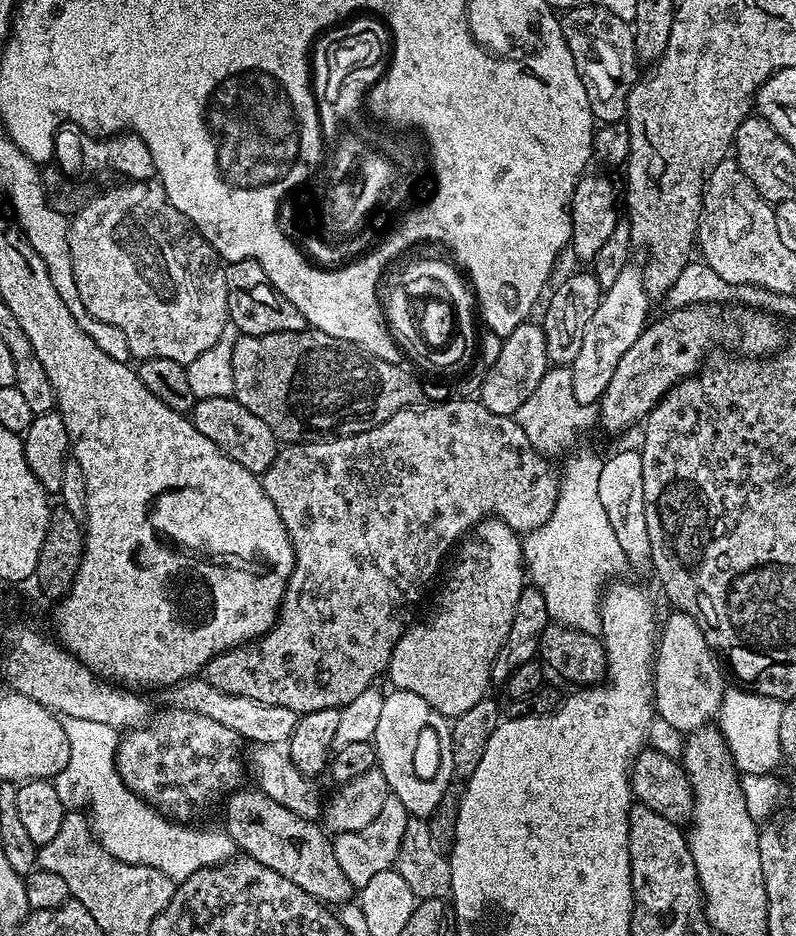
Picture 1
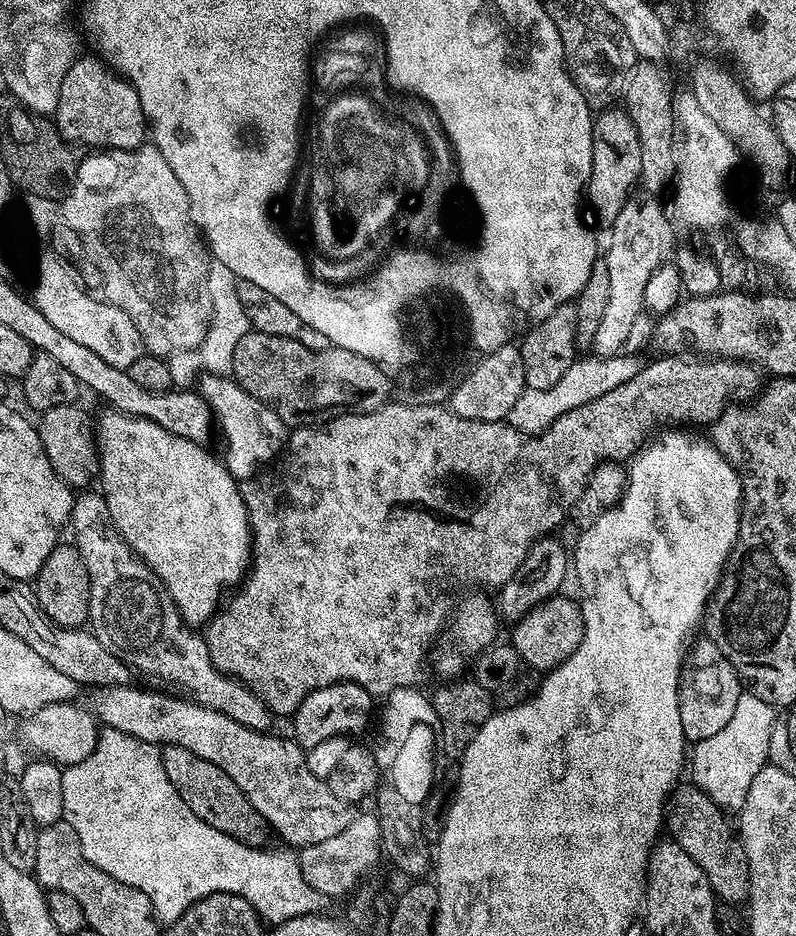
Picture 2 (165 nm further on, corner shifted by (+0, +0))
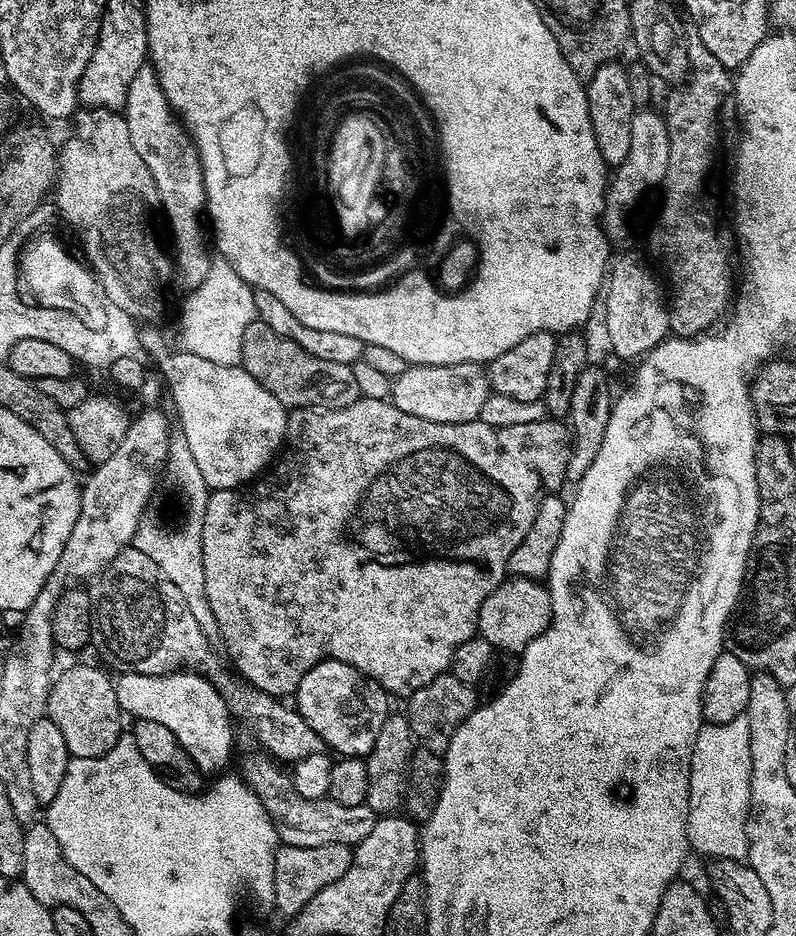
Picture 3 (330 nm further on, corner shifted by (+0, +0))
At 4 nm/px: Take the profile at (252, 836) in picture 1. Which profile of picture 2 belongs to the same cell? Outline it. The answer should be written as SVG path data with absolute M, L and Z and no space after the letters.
M167 745L161 751L160 757L166 770L166 778L170 778L170 786L178 790L182 802L186 802L186 806L190 806L190 810L194 810L198 818L214 826L214 830L222 830L246 844L259 845L263 841L260 839L263 838L264 832L266 833L264 819L258 814L258 810L254 810L254 806L250 806L246 794L238 790L230 774L218 770L214 762L206 762L206 758L190 754L190 750L182 746Z

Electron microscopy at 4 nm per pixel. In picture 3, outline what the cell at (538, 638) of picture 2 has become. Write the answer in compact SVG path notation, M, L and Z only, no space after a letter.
M508 578L493 590L486 602L482 602L476 630L483 640L492 644L493 649L500 651L501 648L504 652L520 654L527 644L545 632L551 621L552 599L543 583L539 580Z

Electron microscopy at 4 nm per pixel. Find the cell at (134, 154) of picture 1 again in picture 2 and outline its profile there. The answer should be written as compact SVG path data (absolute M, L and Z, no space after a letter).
M79 55L62 80L58 106L52 115L56 129L62 134L64 140L78 146L86 144L90 146L89 148L104 150L110 148L136 149L140 147L147 139L148 127L145 112L142 110L141 99L138 98L138 92L134 90L128 80L109 68L101 57L91 55Z

